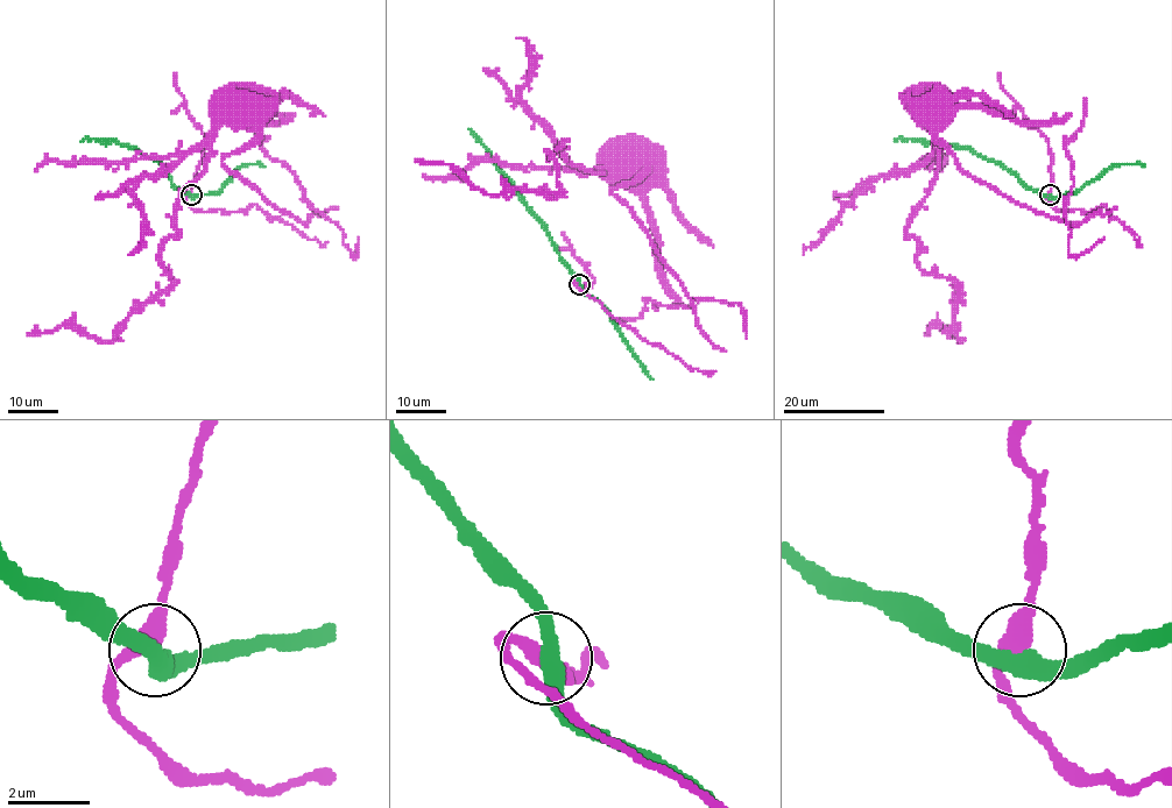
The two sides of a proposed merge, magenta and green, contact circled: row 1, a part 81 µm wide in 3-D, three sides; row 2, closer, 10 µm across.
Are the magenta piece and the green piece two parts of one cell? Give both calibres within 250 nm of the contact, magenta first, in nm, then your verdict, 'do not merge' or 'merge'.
400/440 nm | do not merge

